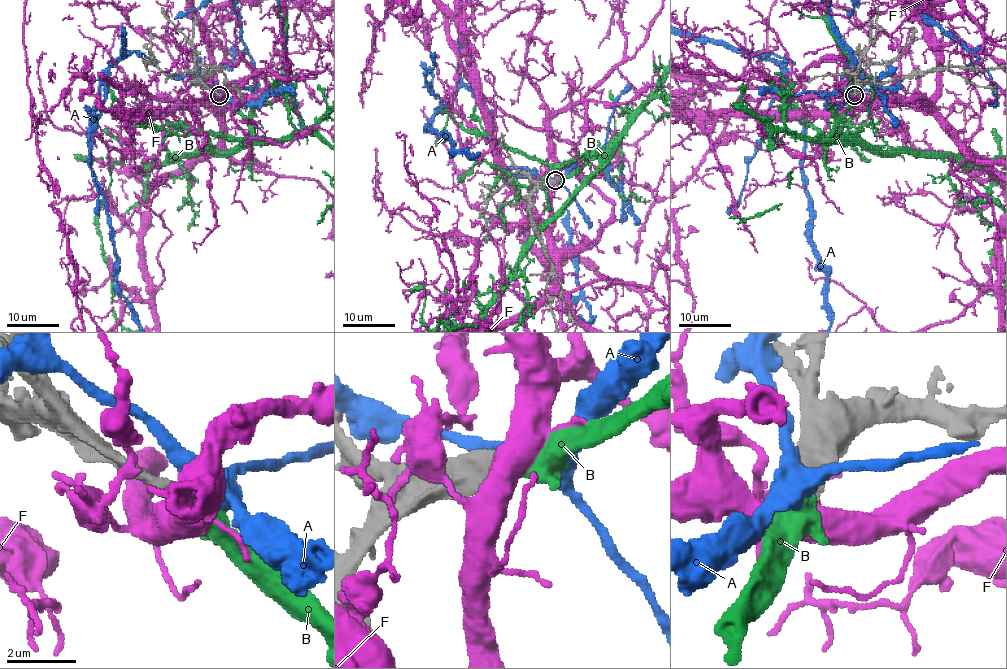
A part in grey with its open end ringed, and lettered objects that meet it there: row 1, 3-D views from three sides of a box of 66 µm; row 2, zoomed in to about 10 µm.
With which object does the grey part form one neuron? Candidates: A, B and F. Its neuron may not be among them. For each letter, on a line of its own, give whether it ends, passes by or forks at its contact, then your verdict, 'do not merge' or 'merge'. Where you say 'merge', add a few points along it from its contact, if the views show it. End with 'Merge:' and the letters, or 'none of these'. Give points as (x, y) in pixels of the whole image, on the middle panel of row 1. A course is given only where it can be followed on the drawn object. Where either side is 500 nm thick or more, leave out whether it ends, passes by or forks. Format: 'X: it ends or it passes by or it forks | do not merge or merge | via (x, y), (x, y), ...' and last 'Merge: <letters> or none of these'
A: do not merge
B: merge
F: do not merge
Merge: B

